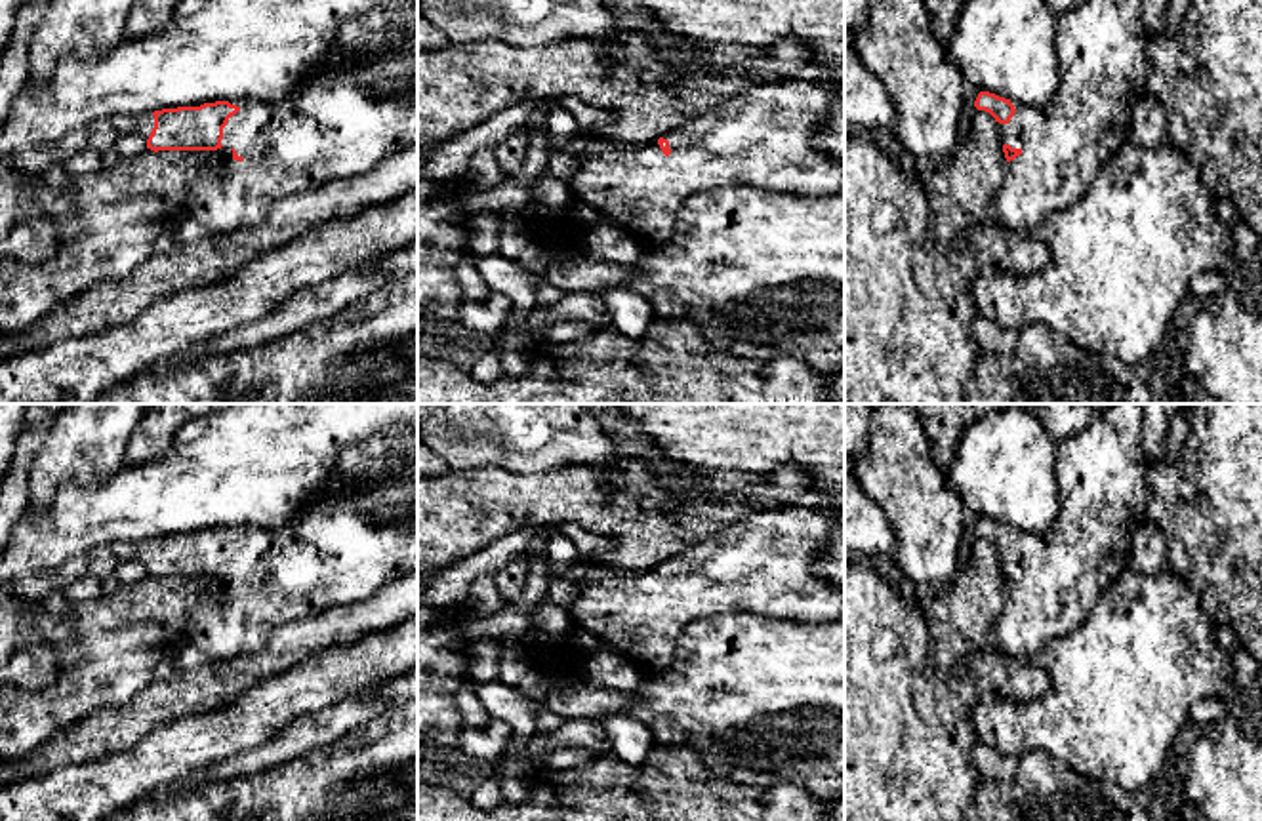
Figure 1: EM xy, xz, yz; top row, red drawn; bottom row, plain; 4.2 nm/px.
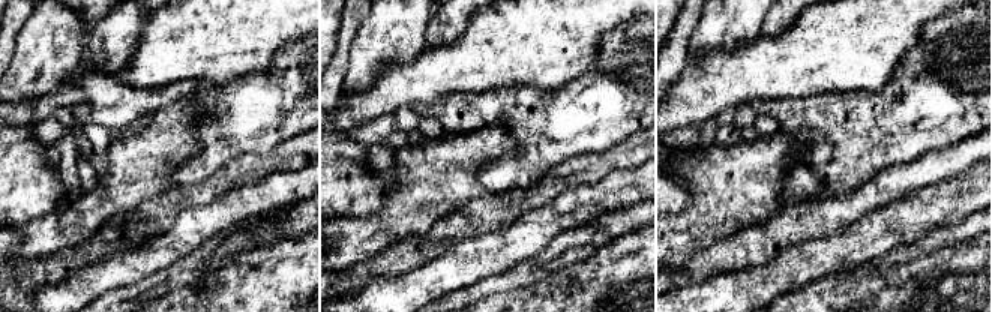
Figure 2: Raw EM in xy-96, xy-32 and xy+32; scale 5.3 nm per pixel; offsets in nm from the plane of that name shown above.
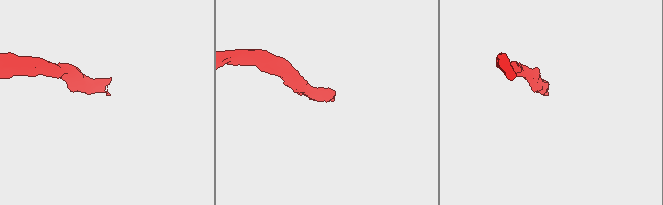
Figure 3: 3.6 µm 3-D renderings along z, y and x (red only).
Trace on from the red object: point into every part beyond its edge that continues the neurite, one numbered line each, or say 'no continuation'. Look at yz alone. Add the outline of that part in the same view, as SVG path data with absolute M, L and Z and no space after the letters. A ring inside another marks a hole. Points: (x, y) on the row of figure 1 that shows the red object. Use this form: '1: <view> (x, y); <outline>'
1: yz (1100, 46); M1085 0L1081 6L1056 15L1056 59L1062 70L1056 97L1041 109L1010 101L1016 109L1014 116L1008 124L997 122L1001 143L1020 149L1022 154L1007 162L1007 177L989 208L993 225L1035 234L1047 215L1071 206L1087 192L1102 164L1129 141L1132 109L1146 93L1148 44L1150 34L1142 23L1142 0Z

